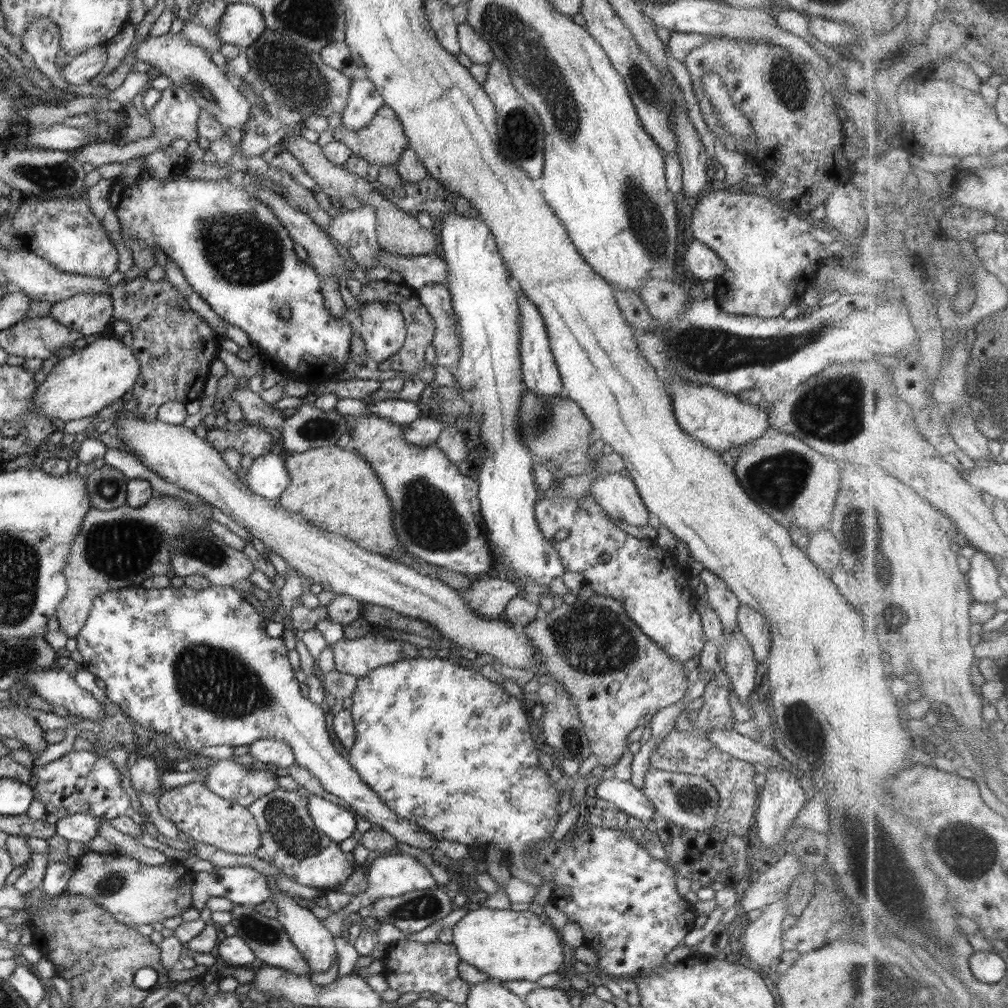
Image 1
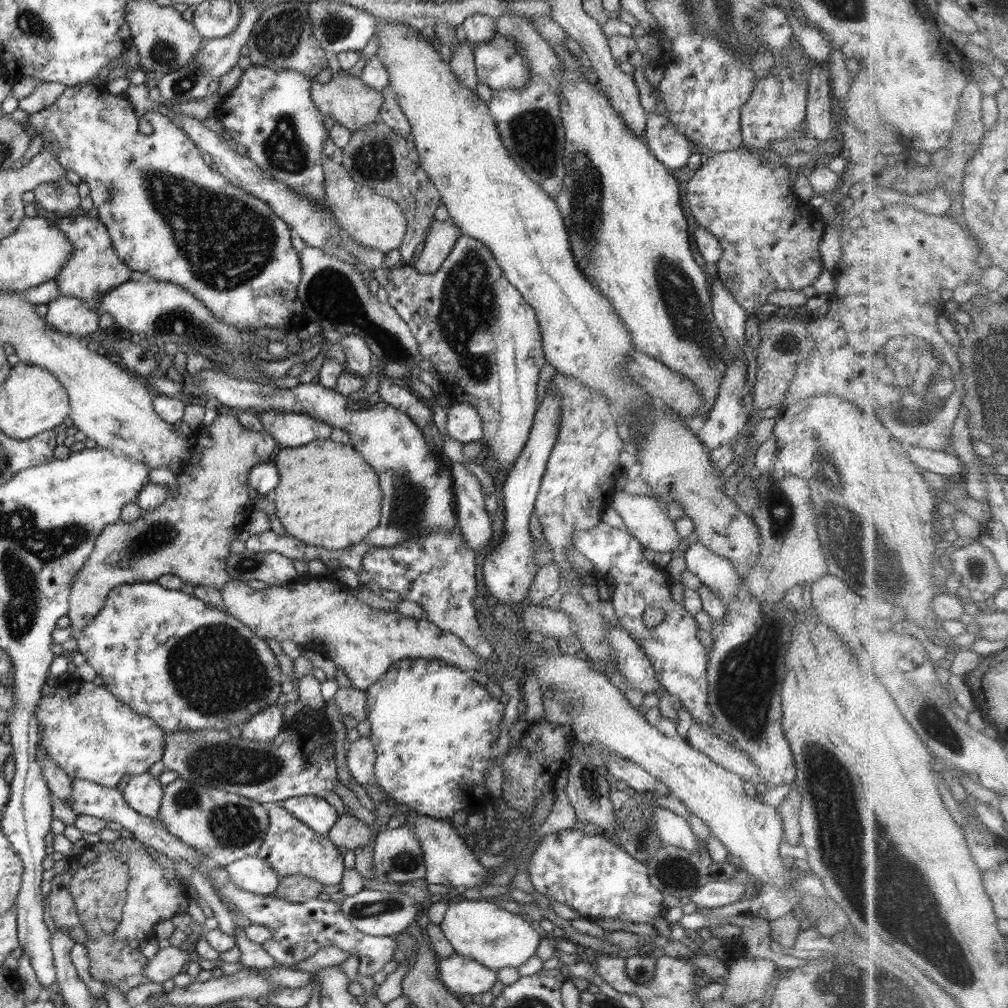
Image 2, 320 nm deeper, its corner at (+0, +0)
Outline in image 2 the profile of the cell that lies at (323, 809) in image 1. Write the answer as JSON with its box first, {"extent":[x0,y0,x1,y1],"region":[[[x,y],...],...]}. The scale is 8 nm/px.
{"extent":[280,796,339,834],"region":[[[301,796],[280,802],[282,808],[320,834],[327,834],[339,815],[325,798]]]}

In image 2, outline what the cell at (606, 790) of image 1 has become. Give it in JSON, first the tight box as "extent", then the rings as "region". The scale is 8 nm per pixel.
{"extent":[652,807,699,852],"region":[[[660,807],[652,814],[652,820],[664,845],[677,846],[688,852],[699,850],[699,838],[694,836],[690,824],[682,816]]]}

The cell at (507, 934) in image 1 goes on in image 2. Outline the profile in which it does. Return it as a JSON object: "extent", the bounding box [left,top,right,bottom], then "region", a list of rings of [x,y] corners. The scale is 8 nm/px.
{"extent":[439,898,544,971],"region":[[[462,898],[449,902],[439,927],[443,931],[444,936],[451,942],[456,953],[470,957],[476,962],[487,966],[490,970],[496,971],[501,968],[508,968],[508,966],[518,968],[521,964],[524,964],[530,956],[536,953],[540,939],[544,936],[543,932],[535,924],[527,920],[527,917],[502,909],[488,899]]]}

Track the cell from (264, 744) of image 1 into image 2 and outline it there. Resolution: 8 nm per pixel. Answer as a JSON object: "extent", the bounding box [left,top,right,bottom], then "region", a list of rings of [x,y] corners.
{"extent":[240,702,285,742],"region":[[[276,702],[250,715],[240,726],[241,736],[258,742],[271,741],[285,727],[283,710]]]}

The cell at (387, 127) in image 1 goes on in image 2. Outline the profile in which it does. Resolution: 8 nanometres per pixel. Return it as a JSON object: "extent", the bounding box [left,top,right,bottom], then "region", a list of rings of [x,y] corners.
{"extent":[311,68,384,132],"region":[[[336,68],[332,80],[322,84],[316,79],[313,80],[311,86],[311,96],[313,103],[324,114],[325,117],[330,117],[336,124],[356,132],[364,126],[376,124],[379,121],[380,110],[382,110],[382,102],[384,102],[384,92],[372,90],[370,86],[366,86],[360,78],[354,78],[345,71]]]}

